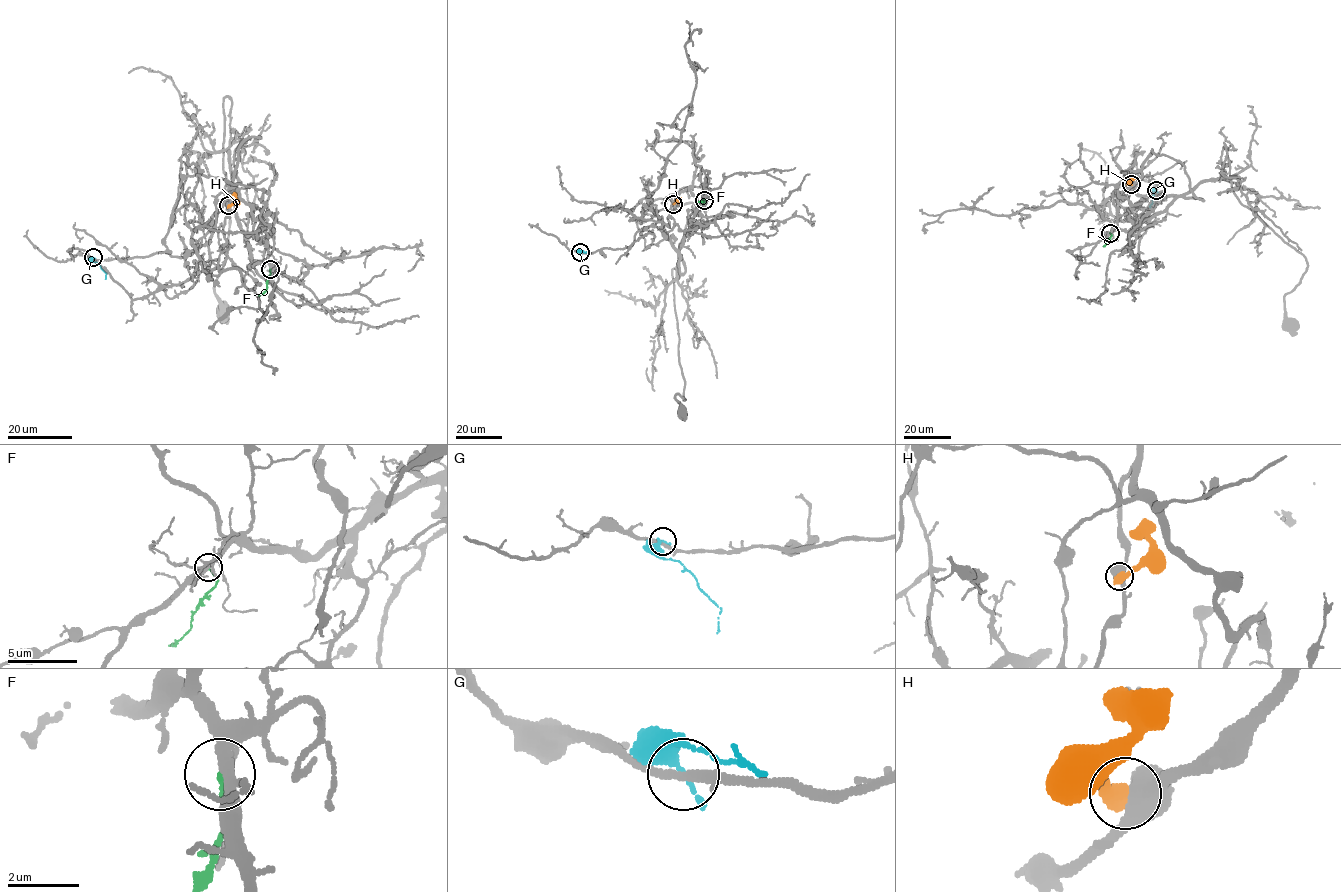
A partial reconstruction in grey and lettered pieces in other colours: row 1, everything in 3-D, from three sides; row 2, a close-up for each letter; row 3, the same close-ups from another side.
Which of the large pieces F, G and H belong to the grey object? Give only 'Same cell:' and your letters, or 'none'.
Same cell: none

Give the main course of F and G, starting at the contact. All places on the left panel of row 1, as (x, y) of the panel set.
F: (270, 269), (267, 289), (258, 295)
G: (93, 258), (106, 273), (106, 278)

